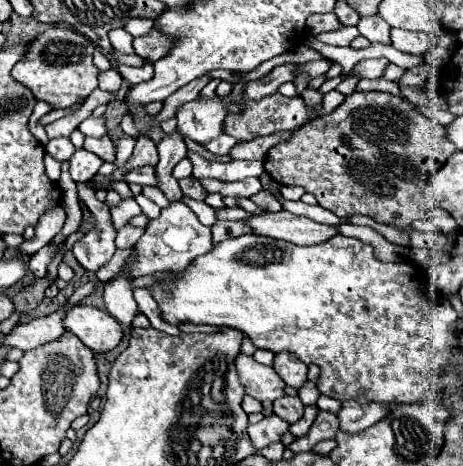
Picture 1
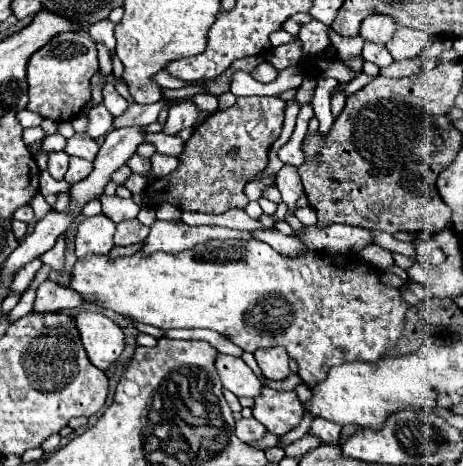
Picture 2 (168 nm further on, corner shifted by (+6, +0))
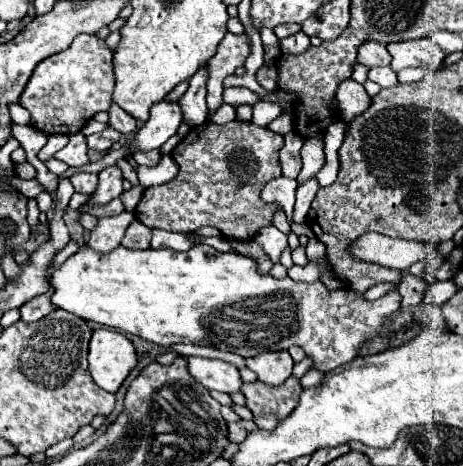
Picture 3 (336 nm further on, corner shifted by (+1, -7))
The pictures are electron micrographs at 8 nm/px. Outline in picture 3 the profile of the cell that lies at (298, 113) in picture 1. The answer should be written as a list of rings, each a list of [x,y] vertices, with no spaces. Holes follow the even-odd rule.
[[[232,120],[224,126],[206,122],[192,128],[188,136],[182,138],[182,142],[172,150],[172,158],[180,166],[178,176],[166,184],[144,190],[144,196],[136,206],[136,218],[150,228],[162,228],[170,232],[194,232],[202,226],[214,226],[226,238],[252,238],[262,226],[272,222],[272,214],[278,208],[278,204],[264,204],[260,200],[260,190],[268,180],[282,174],[278,164],[278,150],[282,148],[282,144],[284,138],[280,134],[254,122]]]

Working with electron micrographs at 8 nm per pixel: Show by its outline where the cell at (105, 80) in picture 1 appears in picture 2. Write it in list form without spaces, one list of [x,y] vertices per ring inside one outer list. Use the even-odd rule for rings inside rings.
[[[107,83],[105,87],[103,87],[103,105],[109,109],[109,113],[111,115],[121,115],[127,107],[129,107],[129,103],[115,91],[115,87],[111,85],[111,83]]]

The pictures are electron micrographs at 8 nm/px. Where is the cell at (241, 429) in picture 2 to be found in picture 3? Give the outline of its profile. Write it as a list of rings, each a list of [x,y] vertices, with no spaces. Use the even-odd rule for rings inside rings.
[[[246,420],[230,422],[230,424],[228,424],[228,430],[230,430],[228,438],[230,438],[232,442],[242,442],[242,440],[248,436],[248,432],[252,432],[254,428],[258,428],[258,426],[256,426],[254,422],[246,422]]]

